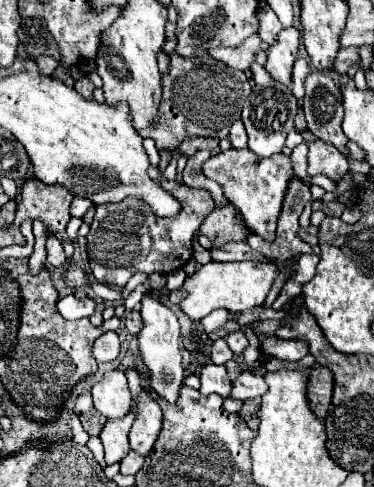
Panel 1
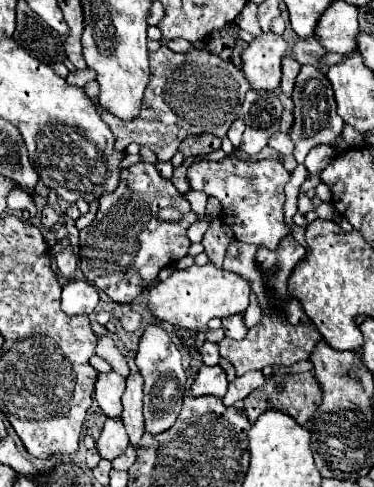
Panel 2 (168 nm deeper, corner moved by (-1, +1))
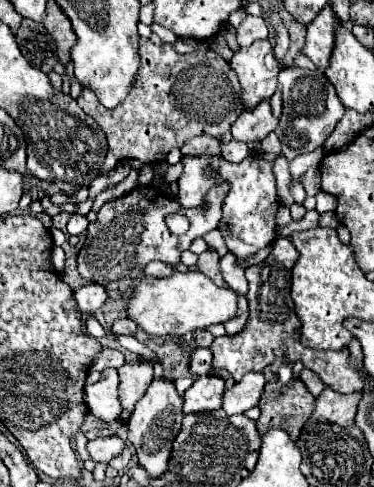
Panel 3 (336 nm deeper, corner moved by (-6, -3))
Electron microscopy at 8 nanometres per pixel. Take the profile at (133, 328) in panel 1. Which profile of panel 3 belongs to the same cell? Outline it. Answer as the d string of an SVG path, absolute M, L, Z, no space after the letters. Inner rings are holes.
M124 317L124 319L116 319L112 325L112 333L114 335L134 335L138 329L138 325L132 323L132 319Z

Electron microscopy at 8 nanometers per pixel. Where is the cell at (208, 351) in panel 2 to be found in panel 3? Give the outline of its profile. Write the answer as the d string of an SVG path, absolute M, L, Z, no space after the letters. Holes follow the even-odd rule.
M196 347L190 355L190 371L194 375L208 375L210 369L212 369L212 351Z

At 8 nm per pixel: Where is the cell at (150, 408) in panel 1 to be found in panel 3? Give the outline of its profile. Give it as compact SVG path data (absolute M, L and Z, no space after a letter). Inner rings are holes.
M134 361L122 365L118 369L118 375L120 375L120 403L124 409L124 419L128 419L128 415L134 411L134 405L144 395L146 387L152 383L154 373L148 363Z

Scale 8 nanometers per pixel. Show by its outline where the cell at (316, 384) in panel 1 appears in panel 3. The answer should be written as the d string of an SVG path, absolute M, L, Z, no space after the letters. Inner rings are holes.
M292 377L286 385L280 381L268 381L260 397L260 419L256 427L264 435L270 427L282 427L292 439L298 439L304 423L314 413L316 399L306 389L300 377Z

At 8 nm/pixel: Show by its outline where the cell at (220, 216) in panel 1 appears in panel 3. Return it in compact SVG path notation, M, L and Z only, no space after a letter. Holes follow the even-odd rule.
M206 249L204 253L200 253L200 259L198 259L198 269L210 277L214 283L218 285L224 285L226 281L222 279L222 273L220 273L220 255L214 251L214 249Z

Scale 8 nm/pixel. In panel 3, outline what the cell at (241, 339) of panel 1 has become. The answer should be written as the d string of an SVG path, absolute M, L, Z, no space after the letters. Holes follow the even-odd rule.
M240 297L240 301L242 301L242 311L238 311L238 315L236 315L234 319L230 319L230 321L226 321L226 323L224 323L224 327L226 327L226 333L228 333L228 335L238 335L238 333L246 327L246 323L248 323L250 313L248 313L246 297Z

